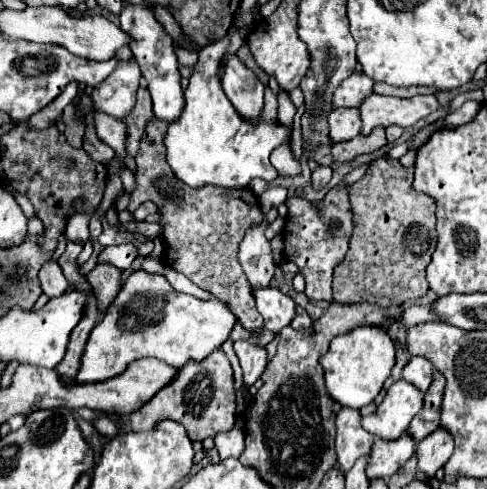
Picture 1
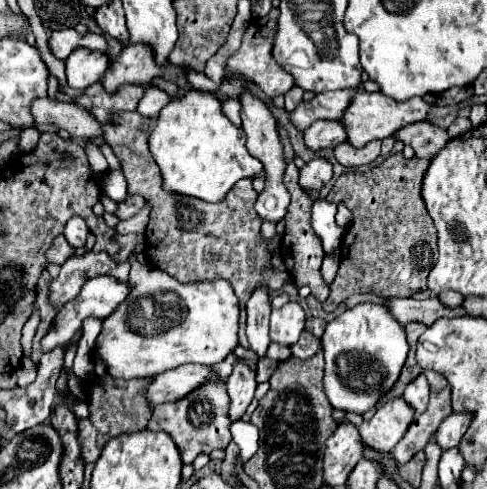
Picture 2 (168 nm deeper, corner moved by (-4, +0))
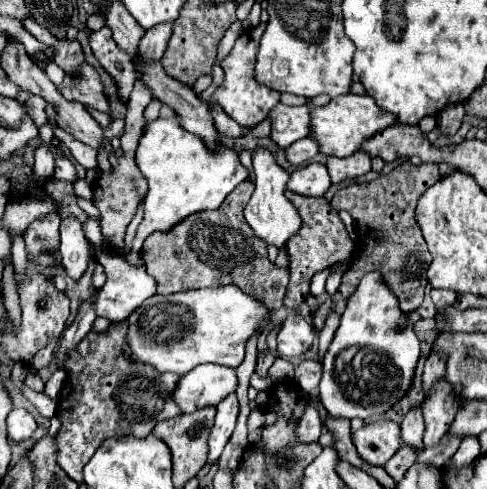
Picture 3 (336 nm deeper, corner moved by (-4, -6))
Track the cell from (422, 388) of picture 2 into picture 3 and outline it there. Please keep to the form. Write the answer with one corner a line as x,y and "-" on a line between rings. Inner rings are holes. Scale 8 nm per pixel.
415,408
415,410
409,410
409,414
403,418
403,424
401,424
401,440
405,446
413,448
417,454
425,450
423,446
423,416
421,416
421,408

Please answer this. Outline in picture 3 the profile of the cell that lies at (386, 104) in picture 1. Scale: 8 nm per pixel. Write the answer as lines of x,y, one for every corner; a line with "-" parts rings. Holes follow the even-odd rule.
355,94
337,96
327,106
309,104
309,116
311,116
309,138
317,142
319,152
325,156
339,156
339,158
351,156
353,152
359,150
361,142
371,138
375,132
395,124
395,118
391,114
381,112
371,96
355,96

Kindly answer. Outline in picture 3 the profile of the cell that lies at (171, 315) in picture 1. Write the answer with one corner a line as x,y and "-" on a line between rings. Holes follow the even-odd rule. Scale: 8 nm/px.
219,286
219,288
201,288
191,292
177,292
169,296
155,294
143,302
129,318
129,346
131,352
141,362
151,362
159,372
175,372
179,376
187,374
193,366
215,362
221,366
237,368
245,358
245,344
247,340
263,332
271,320
271,310
267,310
259,300
253,296
243,294
237,286

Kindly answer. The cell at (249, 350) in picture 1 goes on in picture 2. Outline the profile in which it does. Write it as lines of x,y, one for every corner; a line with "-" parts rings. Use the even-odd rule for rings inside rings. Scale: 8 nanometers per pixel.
237,360
237,366
233,368
233,374
227,380
227,392
231,398
231,408
229,408
229,418
239,420
247,406
253,400
257,388
257,372
249,368
243,360

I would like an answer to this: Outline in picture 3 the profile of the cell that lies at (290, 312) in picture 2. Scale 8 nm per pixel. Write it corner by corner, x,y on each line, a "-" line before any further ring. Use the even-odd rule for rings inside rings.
289,314
283,328
277,334
277,350
287,358
305,354
313,346
315,328
307,324
299,314

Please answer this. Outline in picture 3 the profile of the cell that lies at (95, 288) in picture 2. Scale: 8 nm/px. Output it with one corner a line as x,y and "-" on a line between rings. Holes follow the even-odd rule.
99,248
95,252
95,258
99,264
111,264
111,270
107,268
107,282
101,290
97,290
97,302
95,302
95,310
97,310
97,316
103,316
111,322
121,322
125,320
129,314
133,314
149,296
155,294
155,288
157,288
157,282
145,272
143,266
139,268
133,268
131,264
127,264
121,256
109,252
107,248

